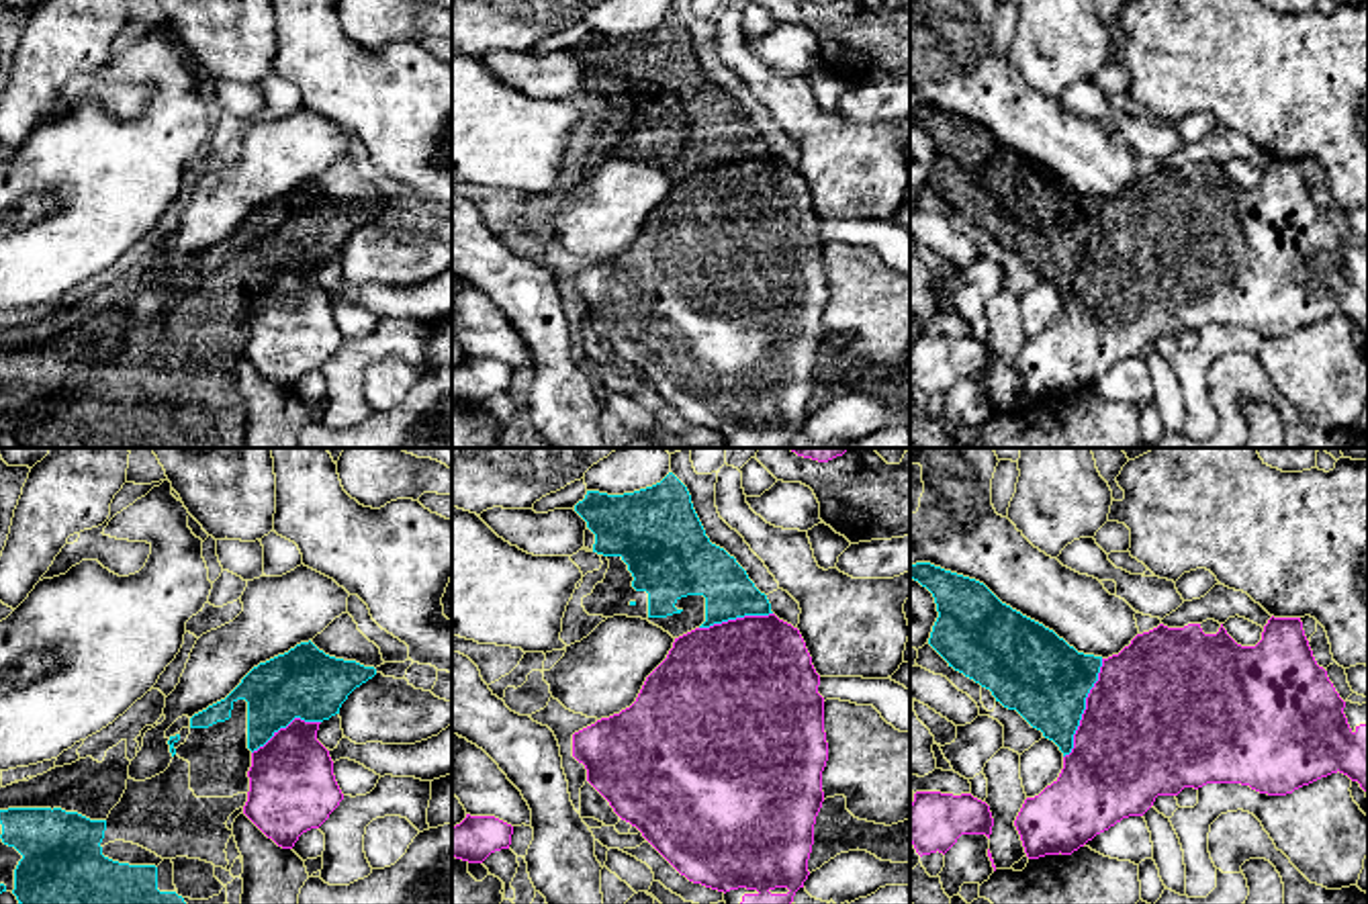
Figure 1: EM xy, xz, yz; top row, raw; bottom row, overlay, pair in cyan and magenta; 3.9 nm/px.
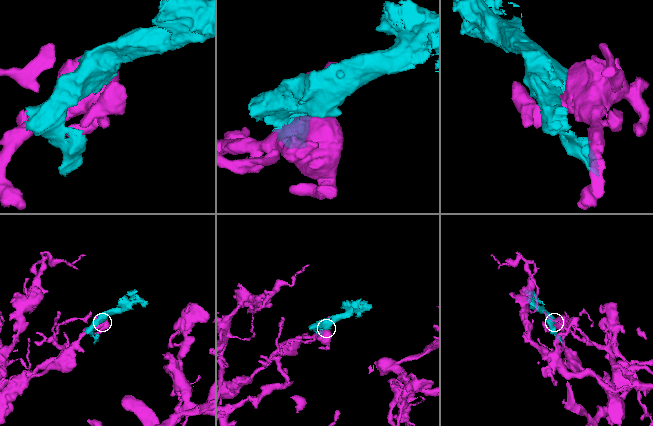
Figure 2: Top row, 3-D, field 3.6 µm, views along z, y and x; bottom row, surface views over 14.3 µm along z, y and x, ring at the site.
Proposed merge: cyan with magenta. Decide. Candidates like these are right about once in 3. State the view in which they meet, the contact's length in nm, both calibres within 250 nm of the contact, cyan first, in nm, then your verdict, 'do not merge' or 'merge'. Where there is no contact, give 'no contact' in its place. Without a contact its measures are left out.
meets cyan in yz; contact 420 nm long; 340 nm thick on the cyan side, 500 nm on the other; do not merge

